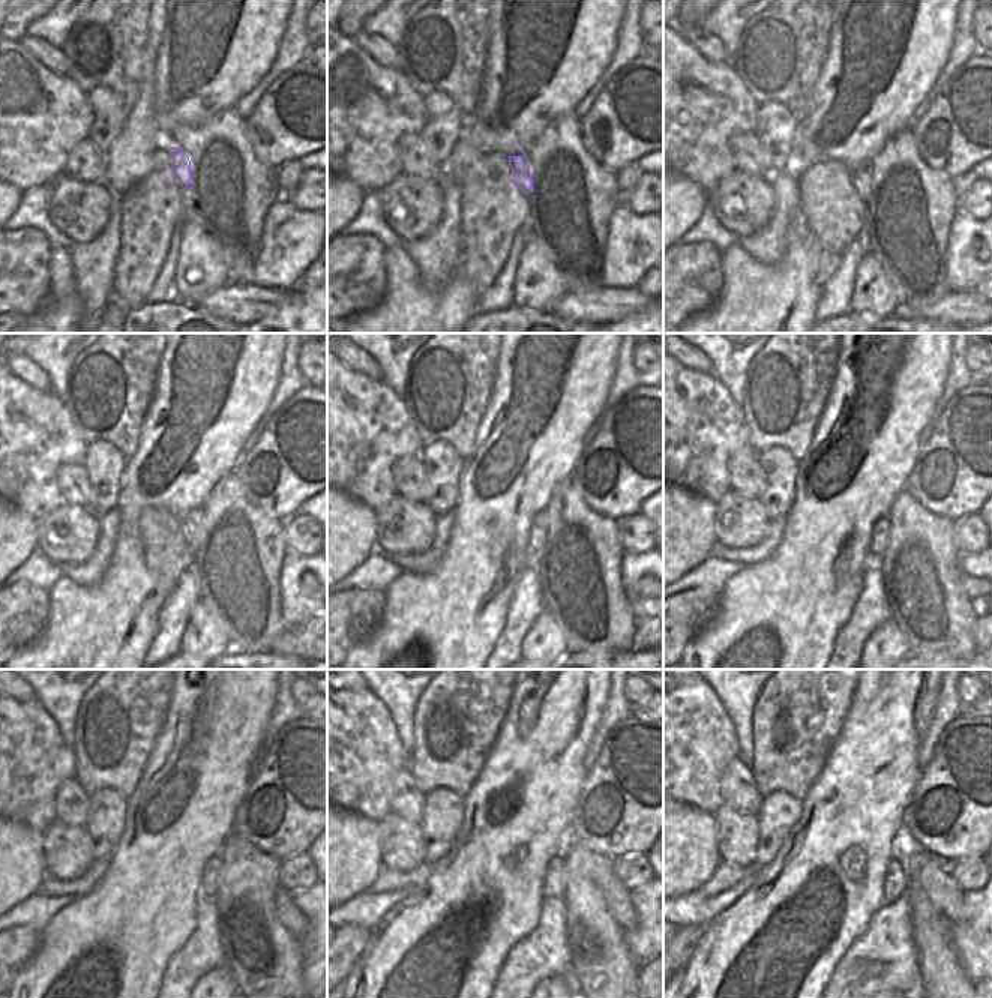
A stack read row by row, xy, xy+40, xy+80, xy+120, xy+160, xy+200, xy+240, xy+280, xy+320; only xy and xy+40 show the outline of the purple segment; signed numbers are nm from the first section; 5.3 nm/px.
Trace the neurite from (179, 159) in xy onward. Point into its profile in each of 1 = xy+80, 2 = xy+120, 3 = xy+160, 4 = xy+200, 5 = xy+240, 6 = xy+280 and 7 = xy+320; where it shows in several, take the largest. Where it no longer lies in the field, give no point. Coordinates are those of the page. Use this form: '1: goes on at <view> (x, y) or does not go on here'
1: goes on at xy+80 (862, 177)
2: goes on at xy+120 (191, 523)
3: goes on at xy+160 (539, 529)
4: goes on at xy+200 (880, 539)
5: goes on at xy+240 (209, 883)
6: goes on at xy+280 (554, 886)
7: goes on at xy+320 (896, 881)

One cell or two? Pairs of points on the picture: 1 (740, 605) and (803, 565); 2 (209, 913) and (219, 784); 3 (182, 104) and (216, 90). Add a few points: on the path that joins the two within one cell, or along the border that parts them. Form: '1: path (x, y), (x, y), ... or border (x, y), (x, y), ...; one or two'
1: path (755, 605), (763, 605), (788, 580); one
2: border (203, 895), (197, 902), (197, 925), (192, 931); two
3: path (191, 95), (197, 90), (207, 90); one

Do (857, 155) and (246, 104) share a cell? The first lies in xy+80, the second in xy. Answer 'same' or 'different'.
different

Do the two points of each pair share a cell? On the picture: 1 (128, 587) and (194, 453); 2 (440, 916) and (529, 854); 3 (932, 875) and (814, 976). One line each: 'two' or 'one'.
1: one
2: one
3: two

